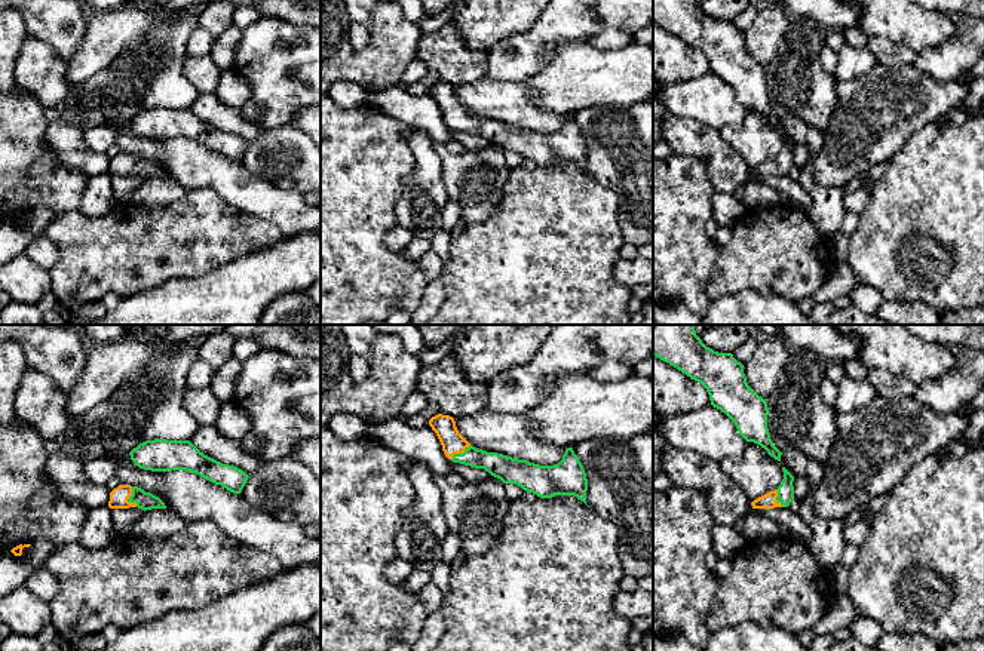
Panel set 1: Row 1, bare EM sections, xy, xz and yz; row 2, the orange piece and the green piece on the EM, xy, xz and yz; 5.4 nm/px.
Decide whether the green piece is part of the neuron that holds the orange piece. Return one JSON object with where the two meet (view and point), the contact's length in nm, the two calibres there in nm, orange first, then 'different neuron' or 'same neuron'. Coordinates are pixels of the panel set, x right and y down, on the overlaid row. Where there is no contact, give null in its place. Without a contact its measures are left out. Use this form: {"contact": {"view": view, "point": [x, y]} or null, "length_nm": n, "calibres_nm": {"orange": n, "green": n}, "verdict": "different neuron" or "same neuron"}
{"contact": {"view": "xy", "point": [128, 497]}, "length_nm": 120, "calibres_nm": {"orange": 100, "green": 100}, "verdict": "same neuron"}

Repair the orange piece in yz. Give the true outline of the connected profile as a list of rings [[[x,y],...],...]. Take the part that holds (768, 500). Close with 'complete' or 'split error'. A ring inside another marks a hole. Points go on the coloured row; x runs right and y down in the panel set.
[[[782,467],[784,479],[781,485],[751,503],[752,509],[775,509],[775,507],[788,507],[794,500],[794,476]]]; split error

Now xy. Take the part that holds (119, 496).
[[[119,485],[110,492],[110,509],[138,507],[141,510],[166,509],[165,503],[138,486]]]; split error

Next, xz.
[[[438,414],[429,420],[429,426],[436,433],[445,457],[453,463],[484,469],[503,483],[515,483],[542,498],[574,495],[586,504],[588,479],[573,448],[565,449],[558,464],[539,466],[472,446],[459,433],[450,415]]]; split error

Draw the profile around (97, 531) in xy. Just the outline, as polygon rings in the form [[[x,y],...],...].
[[[101,506],[88,512],[80,540],[77,543],[86,549],[95,550],[107,546],[113,537],[114,532],[110,507]]]

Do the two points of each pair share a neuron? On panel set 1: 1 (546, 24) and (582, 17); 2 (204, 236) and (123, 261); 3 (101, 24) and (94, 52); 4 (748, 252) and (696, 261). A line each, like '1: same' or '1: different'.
1: same
2: same
3: same
4: different

